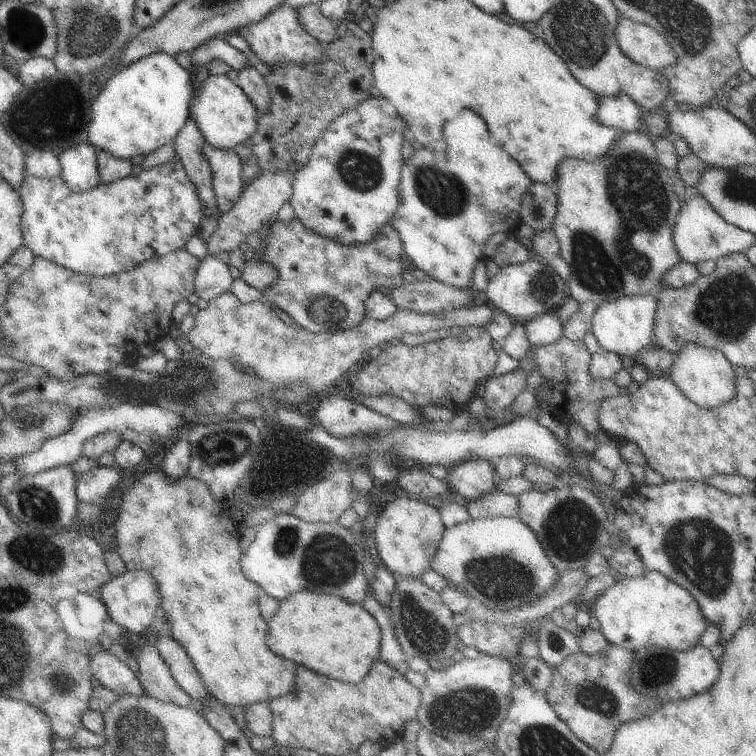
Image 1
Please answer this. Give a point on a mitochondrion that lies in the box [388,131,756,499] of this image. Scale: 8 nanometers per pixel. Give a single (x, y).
(633, 186)

